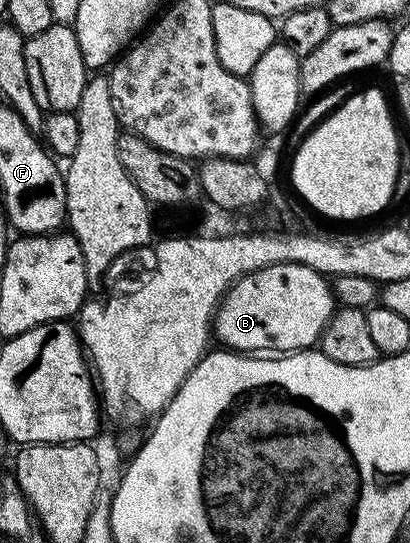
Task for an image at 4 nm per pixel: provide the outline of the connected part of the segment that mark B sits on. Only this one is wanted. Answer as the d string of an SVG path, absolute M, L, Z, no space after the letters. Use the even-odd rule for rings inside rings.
M280 263L279 265L271 265L264 267L262 271L253 271L250 275L245 275L242 279L237 280L225 296L222 297L221 303L217 307L217 314L213 317L212 334L215 336L222 348L238 353L296 353L309 348L318 342L323 333L323 329L327 325L327 321L333 316L335 310L335 300L333 297L333 288L330 280L326 276L319 274L315 269L311 269L307 265L299 265L298 263Z

